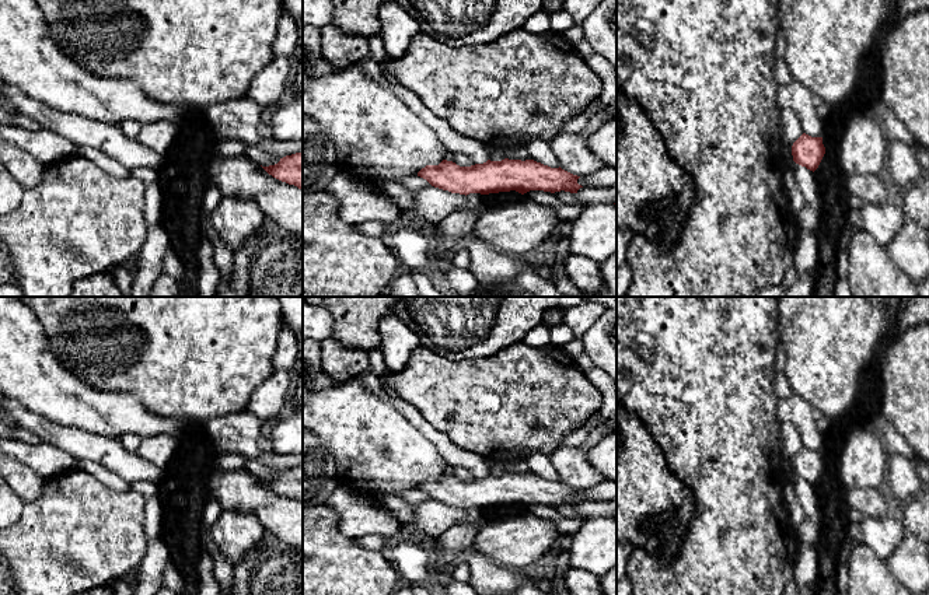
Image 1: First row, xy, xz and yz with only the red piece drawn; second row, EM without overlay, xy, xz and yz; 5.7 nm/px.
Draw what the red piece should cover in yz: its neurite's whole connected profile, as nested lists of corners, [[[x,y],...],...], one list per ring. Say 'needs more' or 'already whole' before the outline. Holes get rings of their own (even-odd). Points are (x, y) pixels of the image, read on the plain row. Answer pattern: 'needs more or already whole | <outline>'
already whole | [[[803,447],[792,459],[793,475],[810,484],[816,484],[825,468],[823,451]]]

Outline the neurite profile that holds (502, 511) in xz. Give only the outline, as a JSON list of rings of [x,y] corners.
[[[510,504],[510,505],[489,507],[482,510],[483,510],[485,522],[488,522],[493,518],[507,519],[510,517],[516,517],[521,512],[523,508],[516,504]]]

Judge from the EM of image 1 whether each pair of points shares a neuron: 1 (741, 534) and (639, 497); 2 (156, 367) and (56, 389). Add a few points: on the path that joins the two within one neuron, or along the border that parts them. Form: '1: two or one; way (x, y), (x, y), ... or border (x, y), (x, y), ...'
1: two; border (683, 483), (691, 494), (692, 515), (681, 546)
2: two; border (60, 361), (94, 388), (118, 391)

